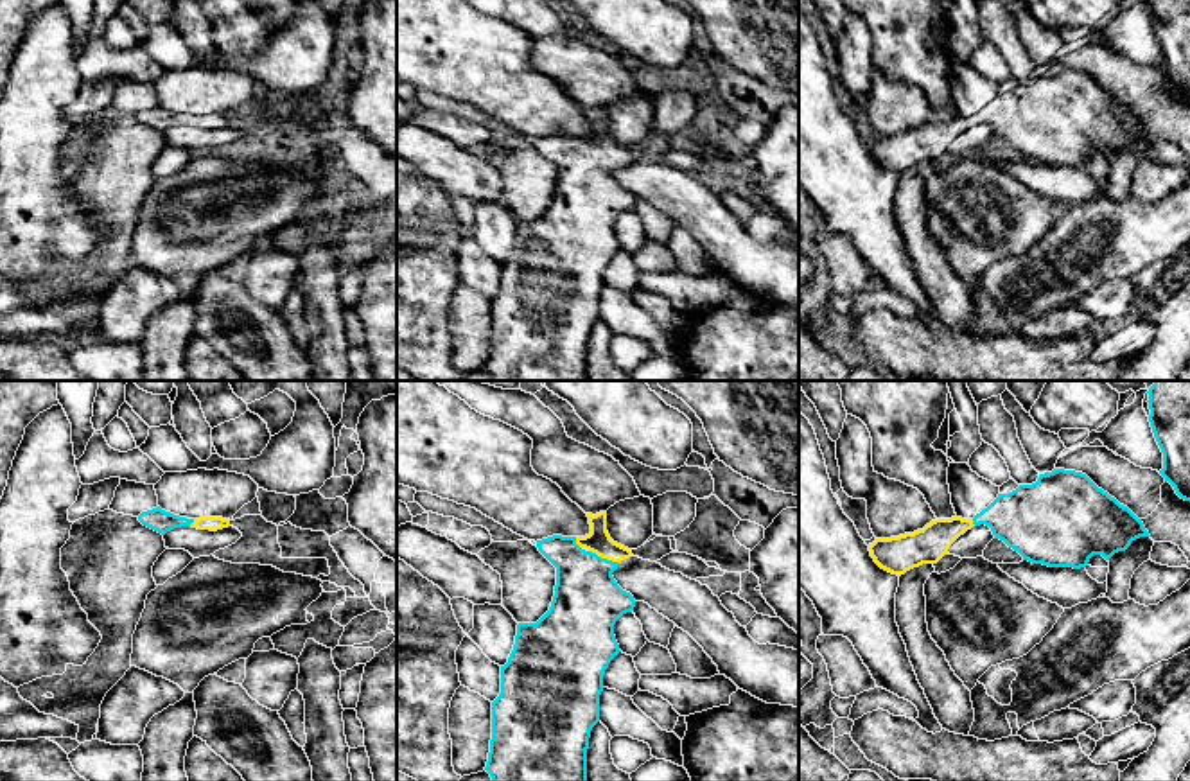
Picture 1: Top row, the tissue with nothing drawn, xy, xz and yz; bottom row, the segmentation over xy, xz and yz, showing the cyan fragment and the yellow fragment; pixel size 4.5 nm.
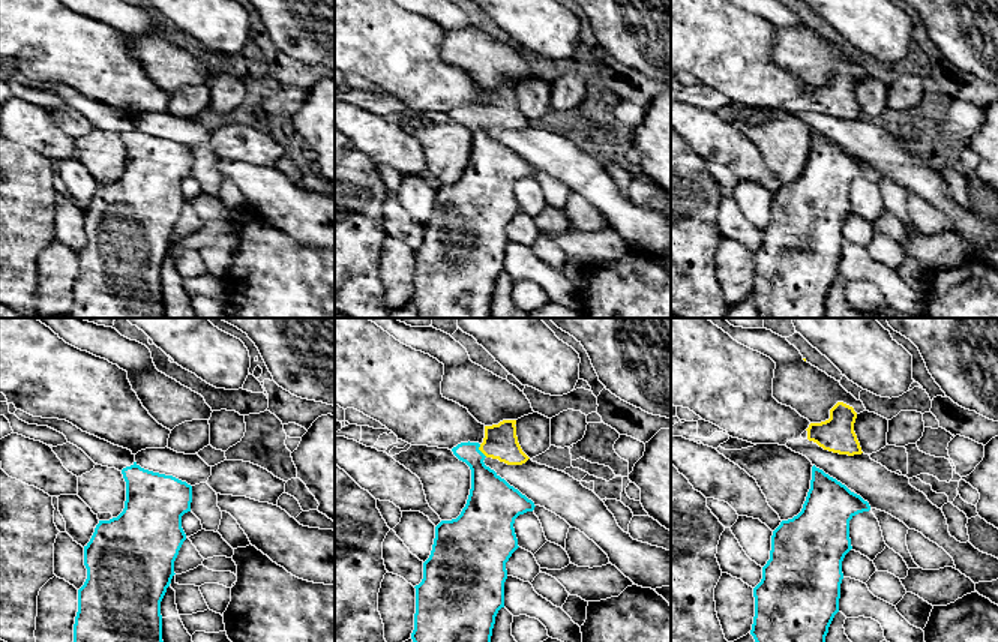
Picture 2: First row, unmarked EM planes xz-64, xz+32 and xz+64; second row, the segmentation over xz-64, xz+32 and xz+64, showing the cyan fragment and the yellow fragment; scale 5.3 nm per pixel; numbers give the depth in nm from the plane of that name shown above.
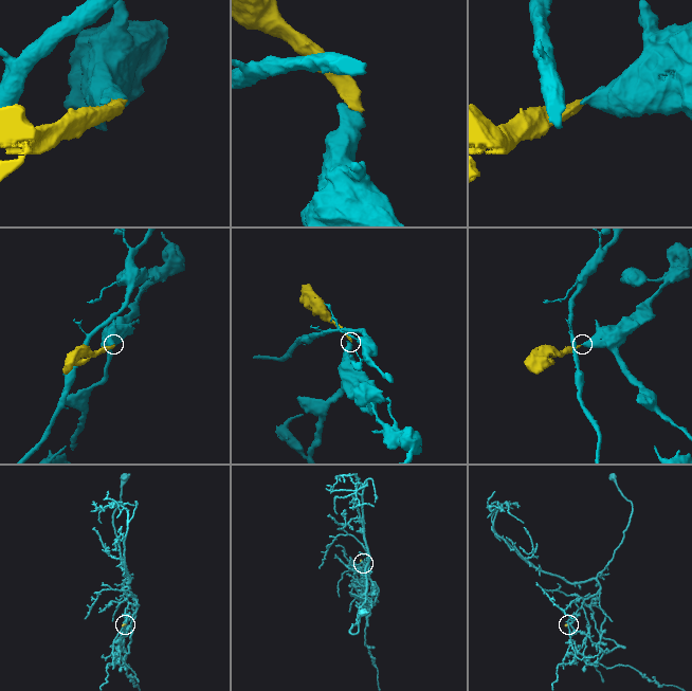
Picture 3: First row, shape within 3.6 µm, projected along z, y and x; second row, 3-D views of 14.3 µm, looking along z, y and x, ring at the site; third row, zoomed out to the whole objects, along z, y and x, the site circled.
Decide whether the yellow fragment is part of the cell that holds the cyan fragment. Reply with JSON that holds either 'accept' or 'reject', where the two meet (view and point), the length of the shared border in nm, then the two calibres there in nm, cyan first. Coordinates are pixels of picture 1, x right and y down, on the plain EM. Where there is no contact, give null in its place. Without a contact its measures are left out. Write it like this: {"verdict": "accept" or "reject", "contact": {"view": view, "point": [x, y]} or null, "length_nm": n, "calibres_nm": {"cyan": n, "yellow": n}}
{"verdict": "accept", "contact": {"view": "xz", "point": [603, 157]}, "length_nm": 150, "calibres_nm": {"cyan": 320, "yellow": 110}}

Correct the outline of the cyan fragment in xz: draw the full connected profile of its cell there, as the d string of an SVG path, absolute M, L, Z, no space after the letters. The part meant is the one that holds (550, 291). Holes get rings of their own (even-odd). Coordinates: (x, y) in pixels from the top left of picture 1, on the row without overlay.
M607 110L587 115L591 131L585 135L537 138L538 149L556 165L555 194L537 221L517 223L513 248L501 264L485 364L492 381L587 381L587 347L591 329L599 320L603 271L621 250L614 223L635 205L634 194L612 174L632 147L610 136Z

